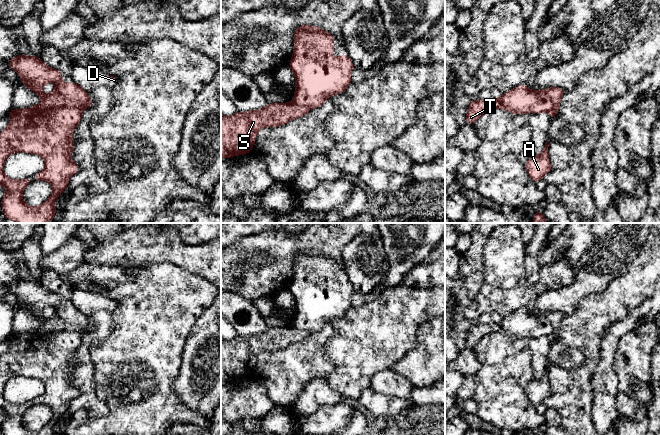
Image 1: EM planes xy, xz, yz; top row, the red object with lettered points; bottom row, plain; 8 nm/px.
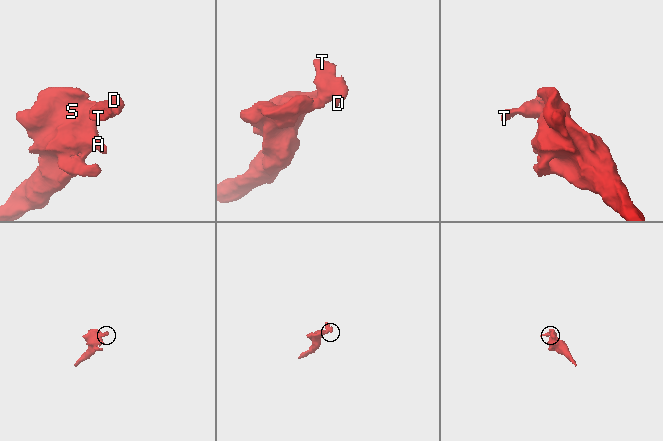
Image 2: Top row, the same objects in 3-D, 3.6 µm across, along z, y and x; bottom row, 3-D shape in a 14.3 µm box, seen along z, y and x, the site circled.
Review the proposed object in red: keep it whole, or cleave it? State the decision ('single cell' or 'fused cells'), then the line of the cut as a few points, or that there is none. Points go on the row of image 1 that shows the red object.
fused cells; cut in yz along (545, 90), (552, 101), (552, 111), (550, 114)

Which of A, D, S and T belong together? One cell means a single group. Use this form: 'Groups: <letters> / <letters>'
Groups: A S / D T

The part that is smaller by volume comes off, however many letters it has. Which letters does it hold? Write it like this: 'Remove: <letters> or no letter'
Remove: D, T

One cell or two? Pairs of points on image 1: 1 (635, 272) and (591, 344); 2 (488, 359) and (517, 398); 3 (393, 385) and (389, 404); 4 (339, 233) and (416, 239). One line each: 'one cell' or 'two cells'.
1: one cell
2: one cell
3: two cells
4: two cells

